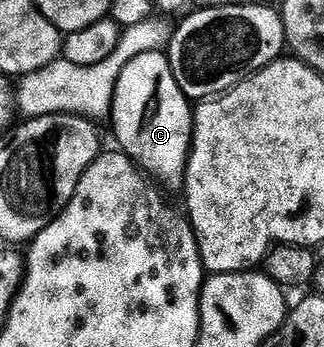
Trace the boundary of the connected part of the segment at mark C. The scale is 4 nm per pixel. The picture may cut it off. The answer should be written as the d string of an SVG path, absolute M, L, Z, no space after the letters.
M147 51L127 62L116 83L111 113L118 147L167 190L180 191L184 187L192 151L193 113L192 103L176 82L164 51Z

